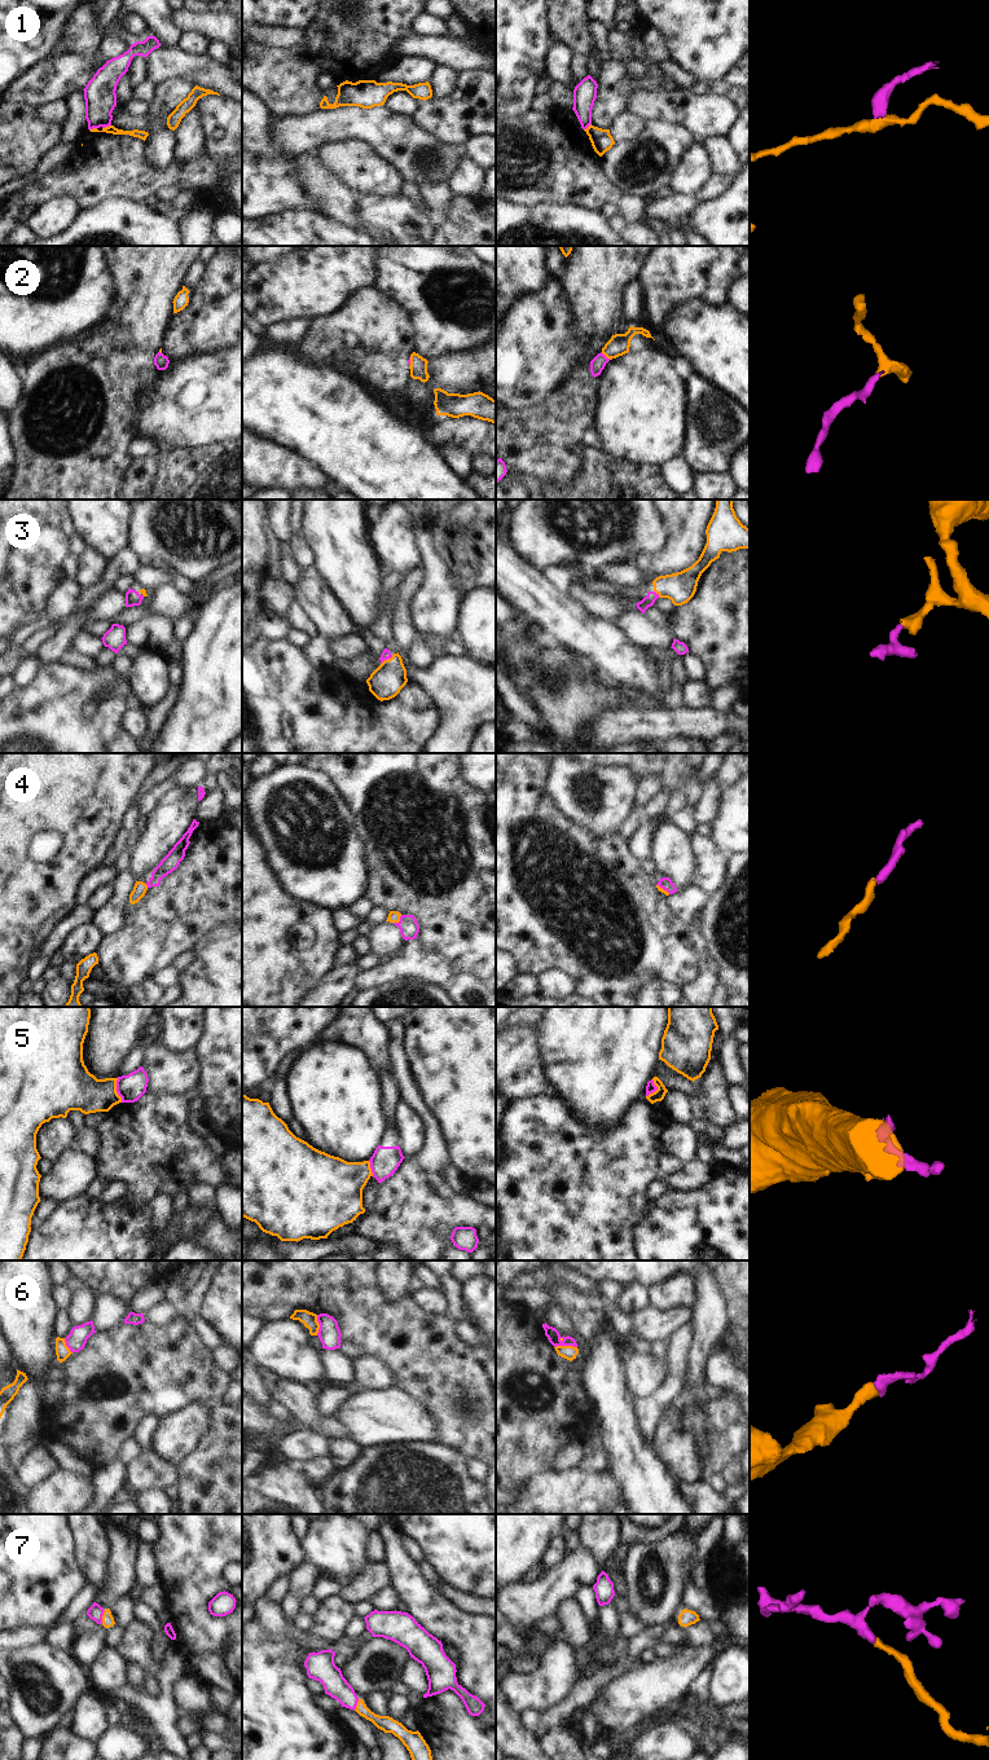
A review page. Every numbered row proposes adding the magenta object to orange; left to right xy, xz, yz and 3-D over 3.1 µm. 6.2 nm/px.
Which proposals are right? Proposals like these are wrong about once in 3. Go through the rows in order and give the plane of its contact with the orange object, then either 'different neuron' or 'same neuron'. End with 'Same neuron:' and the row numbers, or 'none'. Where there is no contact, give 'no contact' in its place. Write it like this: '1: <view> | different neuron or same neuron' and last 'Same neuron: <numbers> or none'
1: xy | different neuron
2: yz | same neuron
3: yz | same neuron
4: xz | same neuron
5: xy | different neuron
6: yz | different neuron
7: xy | same neuron
Same neuron: 2, 3, 4, 7

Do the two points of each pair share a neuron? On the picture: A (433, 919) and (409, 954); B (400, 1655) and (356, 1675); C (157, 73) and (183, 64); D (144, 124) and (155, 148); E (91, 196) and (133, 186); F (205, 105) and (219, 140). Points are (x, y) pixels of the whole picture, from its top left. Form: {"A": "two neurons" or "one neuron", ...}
{"A": "two neurons", "B": "one neuron", "C": "one neuron", "D": "one neuron", "E": "one neuron", "F": "one neuron"}

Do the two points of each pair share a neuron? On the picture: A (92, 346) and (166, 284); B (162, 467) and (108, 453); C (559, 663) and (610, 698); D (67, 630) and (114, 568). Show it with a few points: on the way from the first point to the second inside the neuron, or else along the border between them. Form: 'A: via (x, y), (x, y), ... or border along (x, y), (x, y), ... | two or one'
A: via (110, 339), (148, 302) | one
B: border along (132, 460), (119, 485) | two
C: via (567, 677), (588, 698), (596, 698) | one
D: via (78, 615), (82, 604), (102, 584) | one

